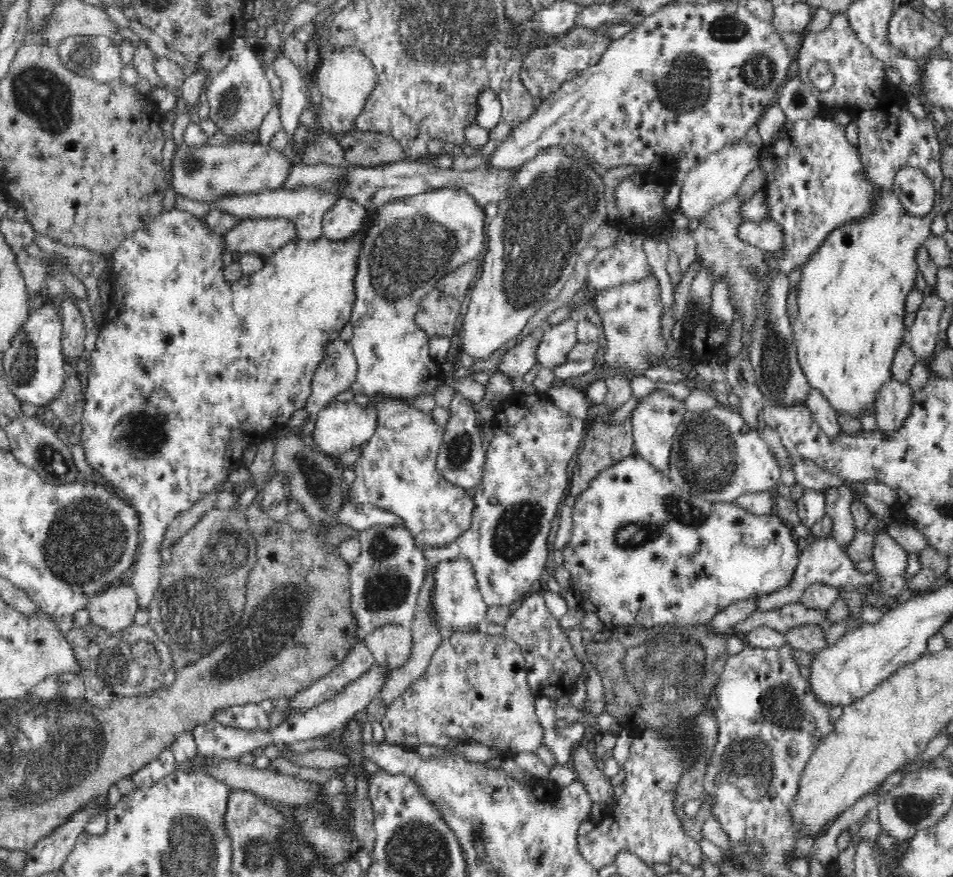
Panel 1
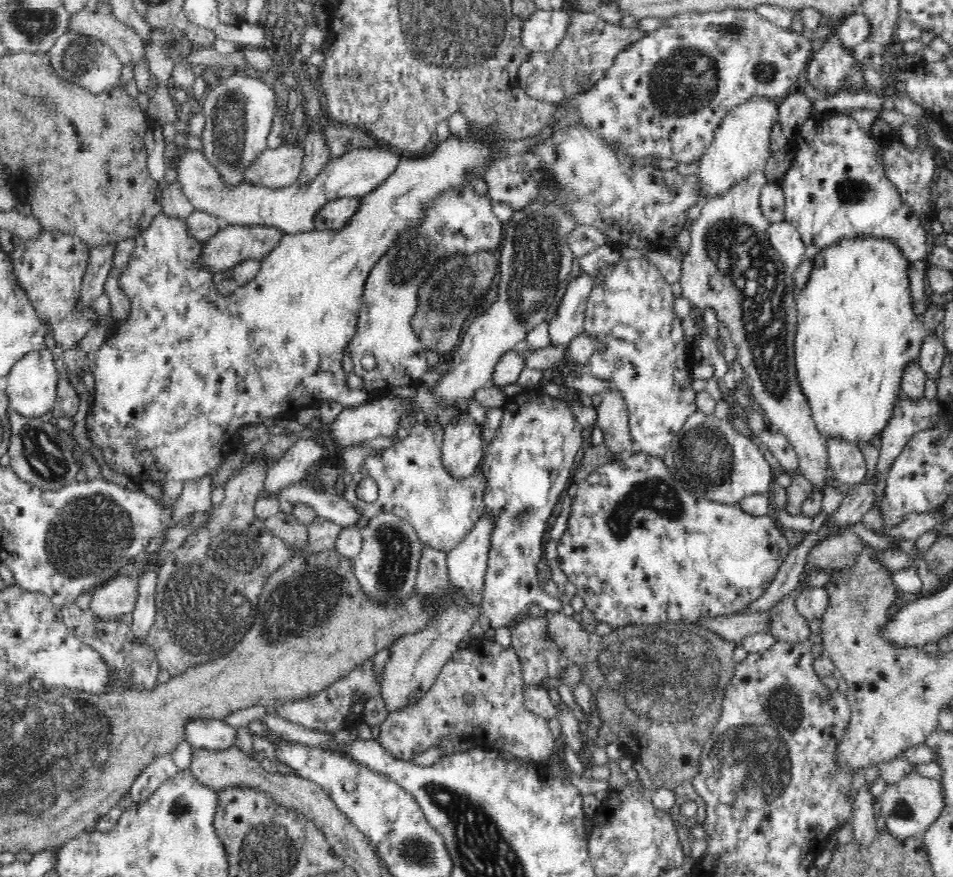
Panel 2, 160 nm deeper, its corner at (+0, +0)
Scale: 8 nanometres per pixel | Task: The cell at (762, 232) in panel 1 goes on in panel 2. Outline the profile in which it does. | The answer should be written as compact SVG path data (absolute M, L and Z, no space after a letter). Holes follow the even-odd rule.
M789 222L771 223L766 228L768 242L778 253L785 267L796 269L804 260L805 247L800 233Z

